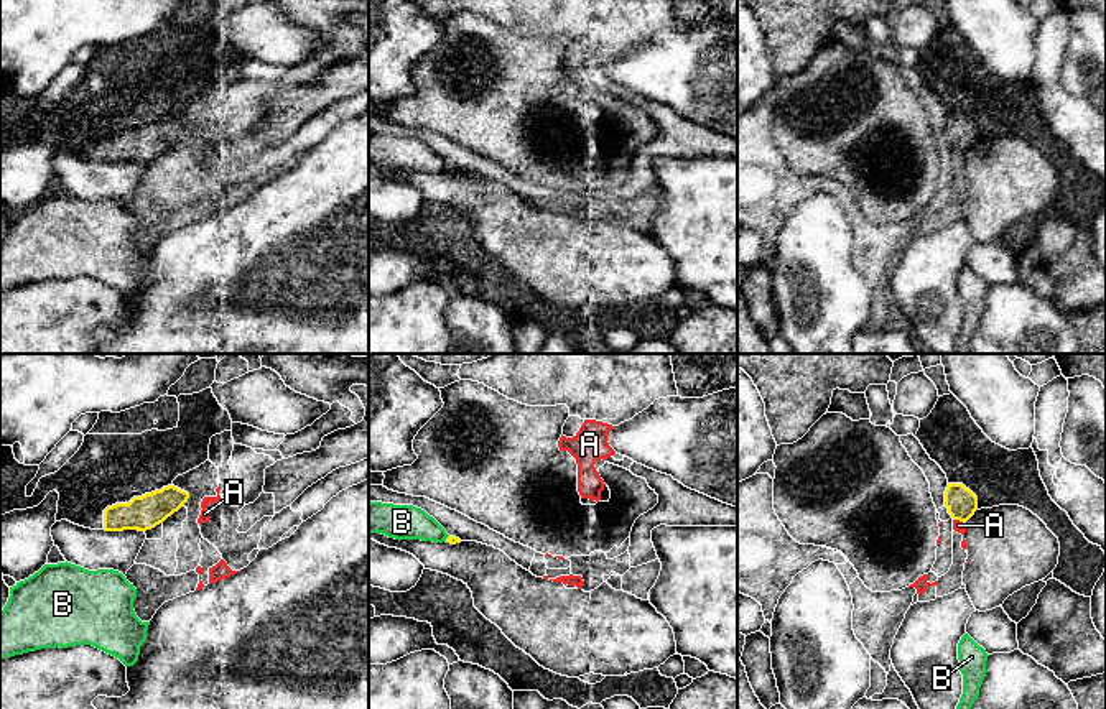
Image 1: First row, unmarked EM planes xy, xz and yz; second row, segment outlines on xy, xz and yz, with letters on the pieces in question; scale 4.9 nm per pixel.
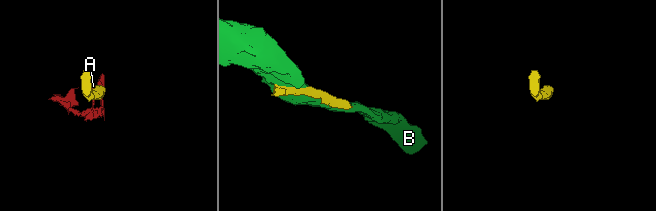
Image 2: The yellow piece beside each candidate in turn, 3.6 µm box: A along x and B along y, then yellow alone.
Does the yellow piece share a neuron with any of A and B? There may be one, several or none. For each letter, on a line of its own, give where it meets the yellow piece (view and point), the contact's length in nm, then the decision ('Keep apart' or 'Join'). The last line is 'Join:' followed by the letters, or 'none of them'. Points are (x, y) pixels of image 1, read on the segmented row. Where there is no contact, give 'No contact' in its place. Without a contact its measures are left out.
A: Touches yellow at yz (958, 519). Shared border 50 nm. Join
B: Touches yellow at xz (446, 538). Shared border 40 nm. Keep apart
Join: A

